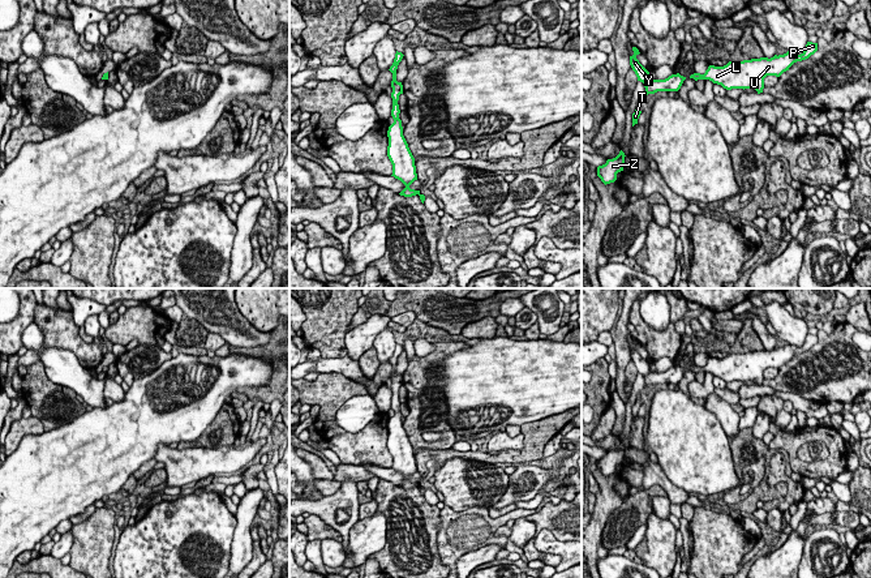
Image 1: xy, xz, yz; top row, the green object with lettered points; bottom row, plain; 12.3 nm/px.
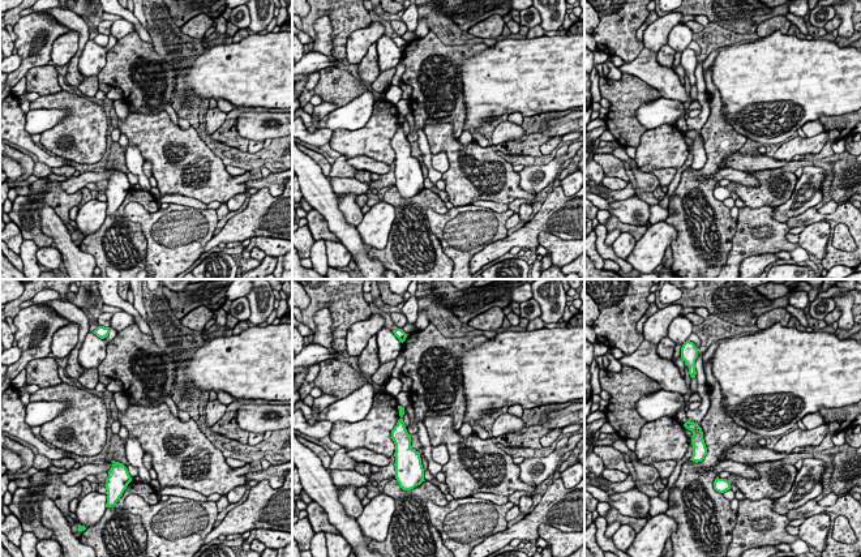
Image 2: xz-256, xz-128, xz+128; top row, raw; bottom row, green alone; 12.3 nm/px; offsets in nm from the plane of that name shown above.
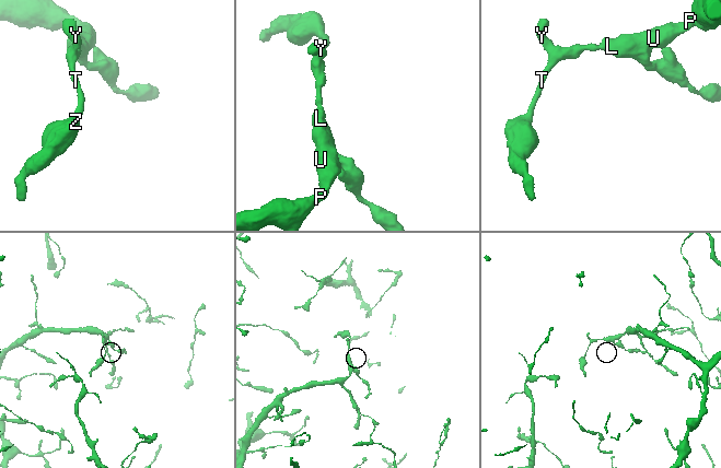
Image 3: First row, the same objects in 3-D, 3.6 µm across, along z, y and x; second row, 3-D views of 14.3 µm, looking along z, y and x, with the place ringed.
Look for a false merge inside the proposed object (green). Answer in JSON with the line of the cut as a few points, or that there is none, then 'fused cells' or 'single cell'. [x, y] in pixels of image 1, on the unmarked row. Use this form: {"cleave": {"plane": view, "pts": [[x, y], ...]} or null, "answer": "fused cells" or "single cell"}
{"cleave": null, "answer": "single cell"}

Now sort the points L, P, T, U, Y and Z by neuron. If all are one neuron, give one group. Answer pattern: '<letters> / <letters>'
L P T U Y Z

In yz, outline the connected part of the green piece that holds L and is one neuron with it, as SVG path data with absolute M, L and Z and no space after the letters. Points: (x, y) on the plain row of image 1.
M807 334L805 343L798 347L786 344L773 350L760 350L743 354L729 354L724 359L709 357L704 367L694 365L690 371L709 372L721 377L726 382L731 381L755 381L758 386L763 385L764 371L767 368L780 369L784 364L797 355L808 351L818 343L818 335Z

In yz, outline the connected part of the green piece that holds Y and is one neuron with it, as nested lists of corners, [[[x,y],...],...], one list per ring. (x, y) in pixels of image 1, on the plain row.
[[[632,339],[634,347],[630,348],[630,357],[635,364],[638,373],[644,376],[645,385],[655,386],[657,384],[678,384],[686,372],[686,369],[681,368],[679,365],[672,367],[665,372],[652,372],[649,369],[649,364],[639,355],[636,348],[640,346],[636,339]]]

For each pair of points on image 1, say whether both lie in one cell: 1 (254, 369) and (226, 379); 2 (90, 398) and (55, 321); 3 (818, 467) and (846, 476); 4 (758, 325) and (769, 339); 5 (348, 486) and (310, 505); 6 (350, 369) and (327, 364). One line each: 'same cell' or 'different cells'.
1: same cell
2: different cells
3: different cells
4: same cell
5: same cell
6: same cell

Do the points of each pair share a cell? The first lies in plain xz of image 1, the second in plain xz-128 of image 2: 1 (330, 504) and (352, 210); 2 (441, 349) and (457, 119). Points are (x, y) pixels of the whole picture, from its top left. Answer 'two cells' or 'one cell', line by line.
1: one cell
2: one cell

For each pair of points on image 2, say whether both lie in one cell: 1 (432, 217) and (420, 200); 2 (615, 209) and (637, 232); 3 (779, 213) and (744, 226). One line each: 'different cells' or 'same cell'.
1: different cells
2: different cells
3: different cells

